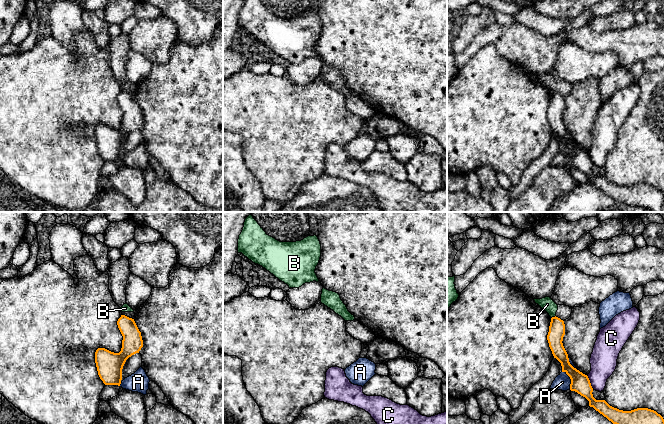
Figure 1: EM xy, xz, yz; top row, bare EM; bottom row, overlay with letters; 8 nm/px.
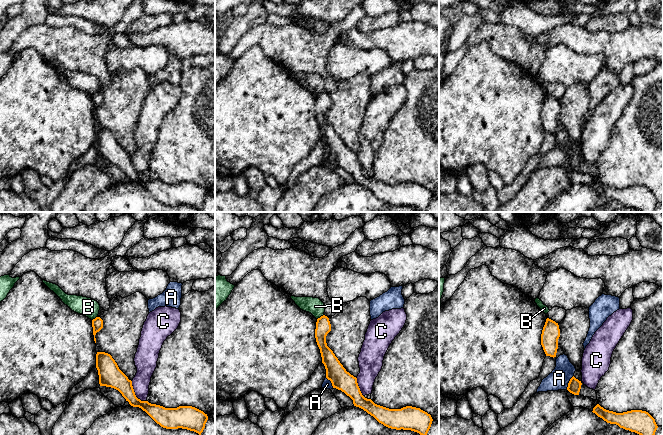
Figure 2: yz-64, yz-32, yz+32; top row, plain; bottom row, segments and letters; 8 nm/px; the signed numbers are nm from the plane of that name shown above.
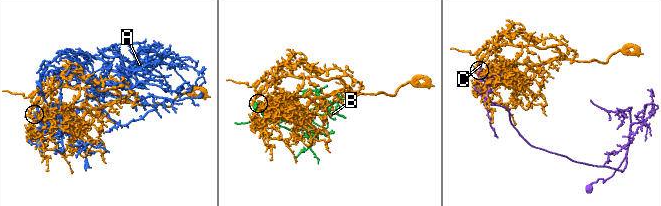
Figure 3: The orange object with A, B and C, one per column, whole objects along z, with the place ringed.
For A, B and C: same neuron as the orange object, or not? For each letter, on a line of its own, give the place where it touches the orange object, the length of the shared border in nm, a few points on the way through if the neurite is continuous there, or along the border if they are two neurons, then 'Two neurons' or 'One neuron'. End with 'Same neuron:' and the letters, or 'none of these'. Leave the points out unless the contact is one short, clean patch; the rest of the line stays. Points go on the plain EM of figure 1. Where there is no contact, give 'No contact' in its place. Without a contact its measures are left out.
A: Touches orange at yz (571, 156). Shared border 170 nm. Boundary: yz (562, 147), (570, 155), (570, 165). Two neurons
B: Touches orange at yz (553, 93). Shared border 50 nm. Two neurons
C: Touches orange at yz (589, 158). Shared border 120 nm. Two neurons
Same neuron: none of these

